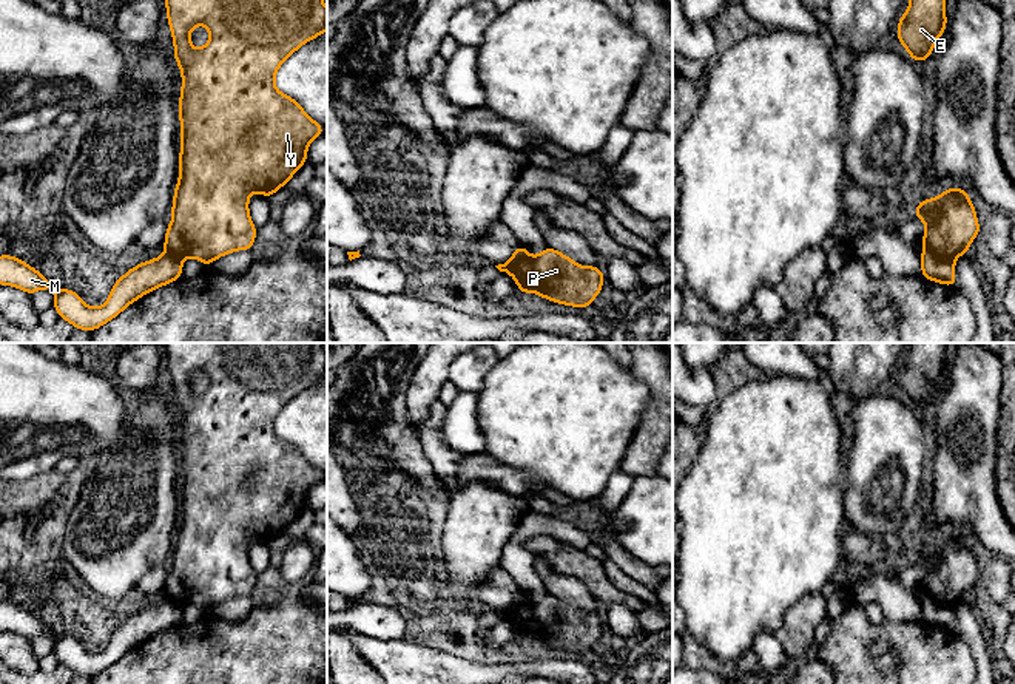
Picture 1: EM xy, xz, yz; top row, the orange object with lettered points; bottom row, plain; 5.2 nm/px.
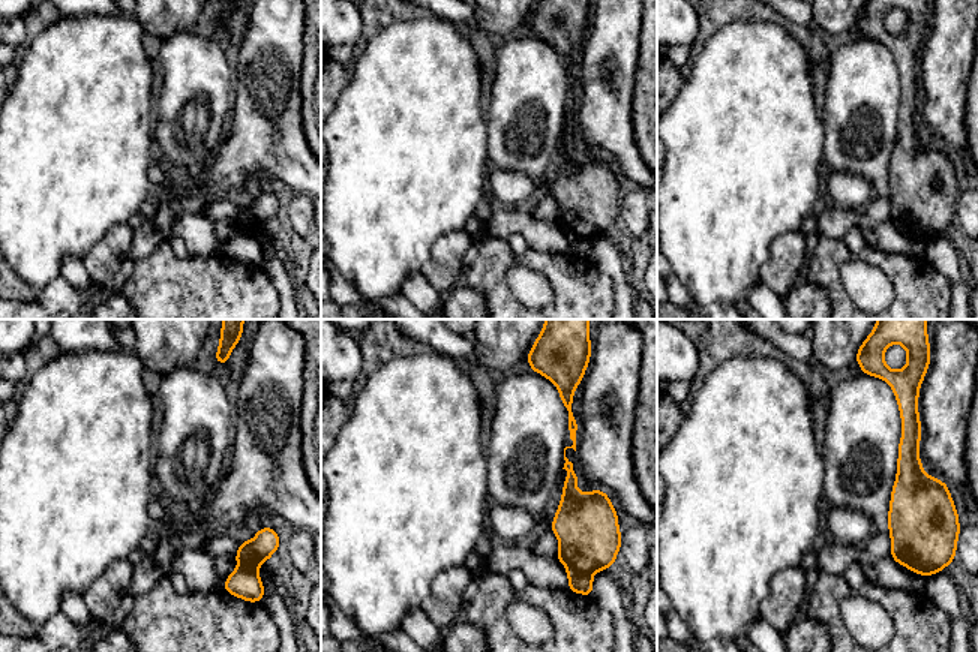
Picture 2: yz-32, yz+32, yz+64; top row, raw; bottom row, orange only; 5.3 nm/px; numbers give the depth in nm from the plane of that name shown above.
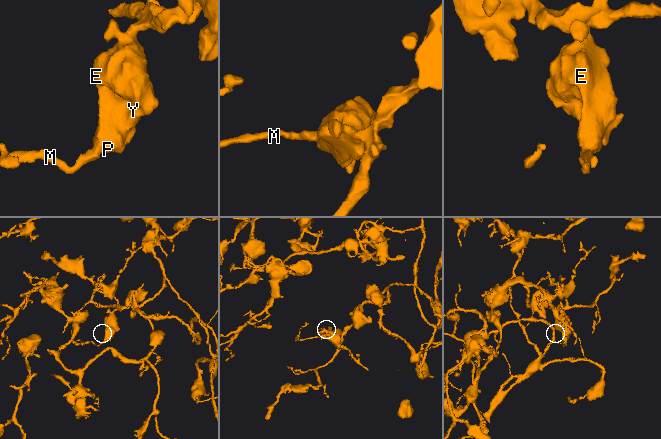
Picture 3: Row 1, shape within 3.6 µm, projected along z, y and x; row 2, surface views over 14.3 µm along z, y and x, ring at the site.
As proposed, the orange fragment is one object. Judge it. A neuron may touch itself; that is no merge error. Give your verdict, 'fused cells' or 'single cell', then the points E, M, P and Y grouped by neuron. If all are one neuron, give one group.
fused cells; E P Y / M

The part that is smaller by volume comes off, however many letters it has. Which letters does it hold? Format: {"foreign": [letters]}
{"foreign": ["M"]}

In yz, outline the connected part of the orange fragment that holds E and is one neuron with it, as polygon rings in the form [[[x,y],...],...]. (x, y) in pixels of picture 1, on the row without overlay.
[[[910,343],[904,363],[899,363],[898,386],[915,408],[927,406],[935,388],[946,375],[944,343]]]

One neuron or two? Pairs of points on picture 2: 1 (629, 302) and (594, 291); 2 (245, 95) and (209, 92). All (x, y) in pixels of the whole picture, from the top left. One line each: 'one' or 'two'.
1: two
2: two

